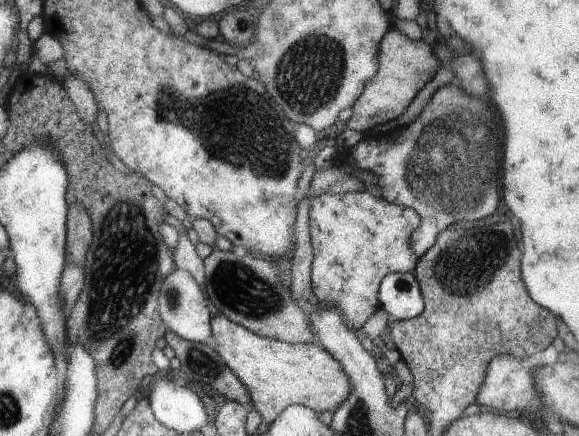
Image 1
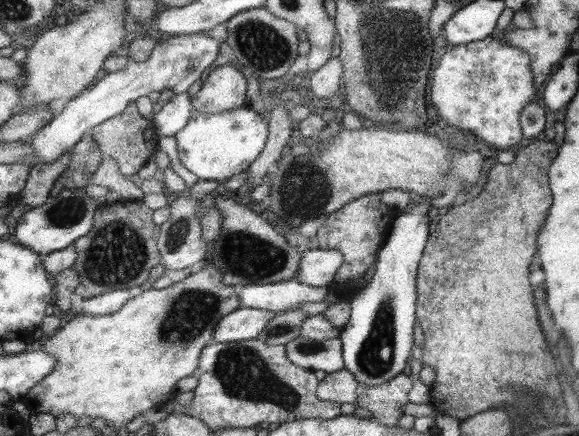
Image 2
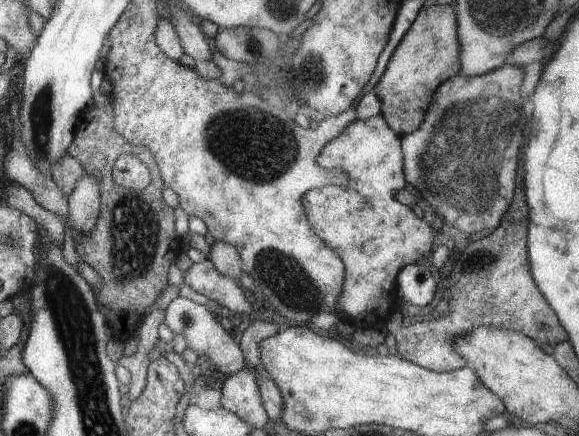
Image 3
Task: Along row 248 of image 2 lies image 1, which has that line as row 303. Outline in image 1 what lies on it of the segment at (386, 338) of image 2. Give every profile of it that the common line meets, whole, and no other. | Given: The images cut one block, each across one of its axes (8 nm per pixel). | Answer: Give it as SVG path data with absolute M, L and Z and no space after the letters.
M392 272L378 284L380 308L391 320L417 316L425 307L421 289L412 273Z

